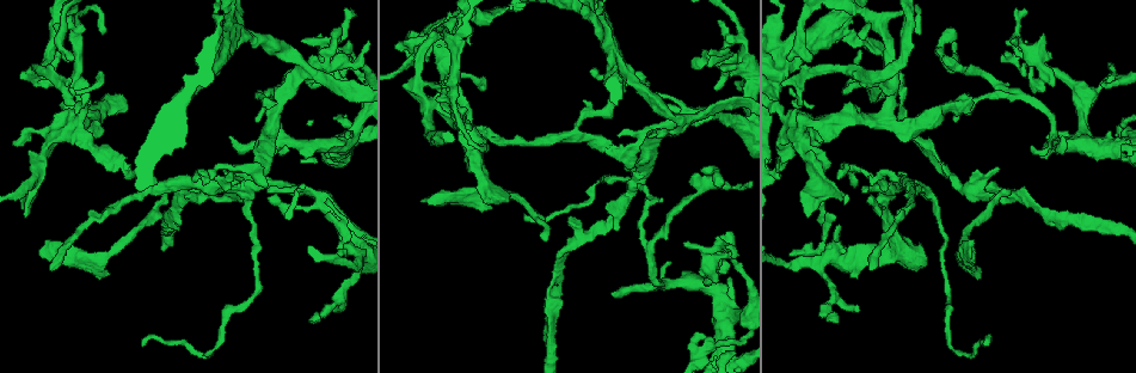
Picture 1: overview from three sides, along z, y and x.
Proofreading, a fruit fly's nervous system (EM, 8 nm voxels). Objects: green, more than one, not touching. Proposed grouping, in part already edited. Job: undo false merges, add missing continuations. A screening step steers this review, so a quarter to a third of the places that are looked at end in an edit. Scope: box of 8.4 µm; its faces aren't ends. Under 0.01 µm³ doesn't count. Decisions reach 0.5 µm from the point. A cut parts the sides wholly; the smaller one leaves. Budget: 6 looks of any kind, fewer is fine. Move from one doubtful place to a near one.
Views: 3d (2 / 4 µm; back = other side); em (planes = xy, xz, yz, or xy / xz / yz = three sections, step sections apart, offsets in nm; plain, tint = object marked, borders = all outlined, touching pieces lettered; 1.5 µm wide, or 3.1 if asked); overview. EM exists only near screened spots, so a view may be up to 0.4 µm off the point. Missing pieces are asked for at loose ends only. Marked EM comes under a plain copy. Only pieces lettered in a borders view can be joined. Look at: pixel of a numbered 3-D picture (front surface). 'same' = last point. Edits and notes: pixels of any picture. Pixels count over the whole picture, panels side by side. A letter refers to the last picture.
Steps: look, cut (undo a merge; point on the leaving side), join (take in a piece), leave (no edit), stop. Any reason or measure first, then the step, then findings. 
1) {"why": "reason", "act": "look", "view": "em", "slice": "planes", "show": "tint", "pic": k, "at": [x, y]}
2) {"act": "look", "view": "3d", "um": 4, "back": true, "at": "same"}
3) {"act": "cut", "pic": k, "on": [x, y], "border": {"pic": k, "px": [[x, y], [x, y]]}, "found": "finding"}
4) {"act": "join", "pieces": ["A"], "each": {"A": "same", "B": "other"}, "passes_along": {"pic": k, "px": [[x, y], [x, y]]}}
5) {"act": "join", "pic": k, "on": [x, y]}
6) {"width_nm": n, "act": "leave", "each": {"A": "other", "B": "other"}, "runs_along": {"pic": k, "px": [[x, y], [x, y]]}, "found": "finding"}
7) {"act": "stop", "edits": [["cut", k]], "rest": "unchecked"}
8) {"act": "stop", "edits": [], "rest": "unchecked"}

{"why": "arms part here", "act": "look", "view": "em", "slice": "planes", "show": "borders", "pic": 1, "at": [721, 254]}

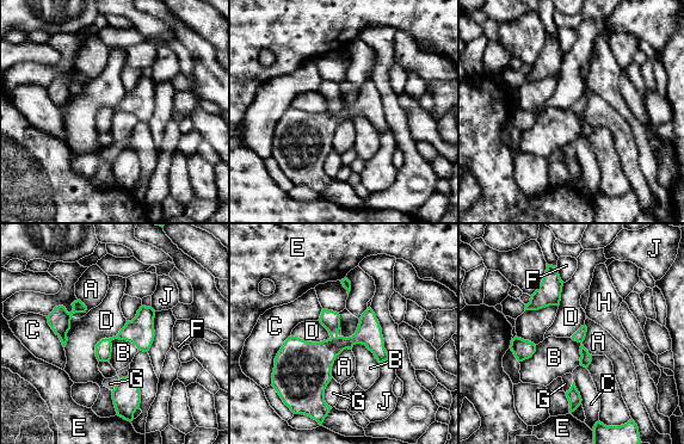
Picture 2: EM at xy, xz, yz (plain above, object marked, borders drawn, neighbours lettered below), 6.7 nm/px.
{"width_nm": 80, "act": "leave", "each": {"A": "other", "B": "other", "C": "other", "D": "other", "E": "other", "F": "other", "G": "other", "H": "other", "J": "other"}, "found": "all the same neuron"}

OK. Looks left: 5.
{"why": "free end", "act": "look", "view": "em", "slice": "planes", "show": "borders", "pic": 1, "at": [570, 219]}

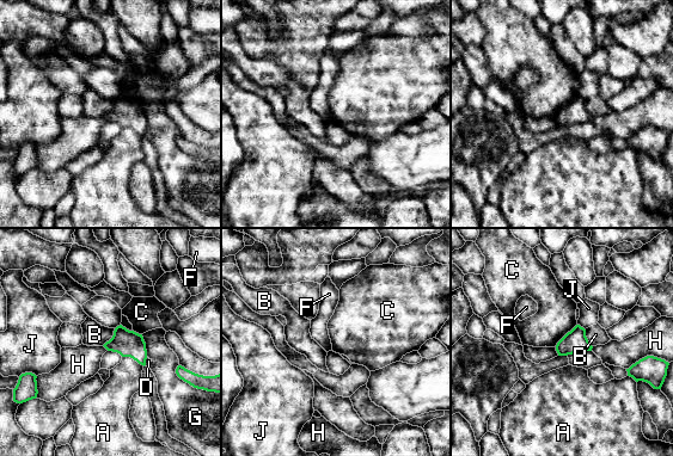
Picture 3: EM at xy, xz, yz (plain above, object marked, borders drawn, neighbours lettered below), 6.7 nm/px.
{"longest_contact_nm": ["C", 220], "act": "leave", "each": {"A": "other", "B": "other", "C": "other", "D": "other", "F": "other", "G": "other", "H": "other", "J": "other"}, "found": "no lettered piece goes on from it"}

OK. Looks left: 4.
{"why": "an open end", "act": "look", "view": "3d", "um": 4, "pic": 1, "at": [790, 256]}

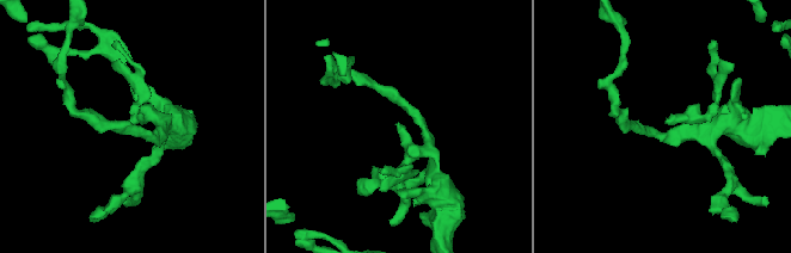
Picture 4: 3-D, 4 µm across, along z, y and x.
{"act": "look", "view": "em", "slice": "planes", "show": "borders", "pic": 4, "at": [129, 120]}

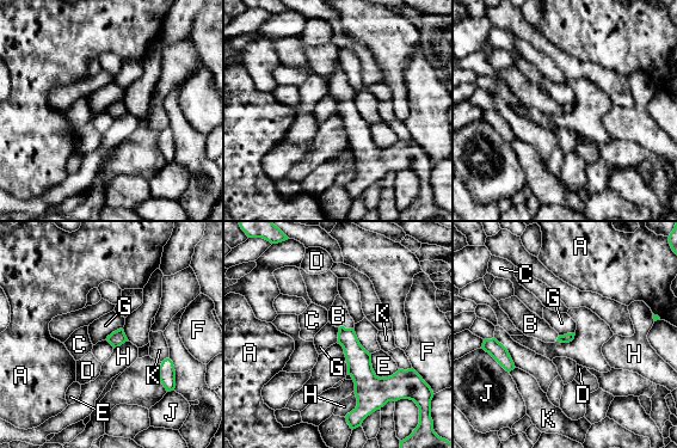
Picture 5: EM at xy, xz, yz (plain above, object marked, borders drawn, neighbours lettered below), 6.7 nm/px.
{"act": "join", "pieces": ["B"], "each": {"A": "other", "B": "same", "C": "other", "D": "other", "E": "other", "F": "other", "G": "other", "H": "other", "J": "other", "K": "other"}, "passes_along": {"pic": 5, "px": [[358, 360], [346, 329], [338, 315]]}, "found": "it goes on there"}

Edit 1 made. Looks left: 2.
{"act": "stop", "edits": [["join", 5]], "rest": "unchecked"}

